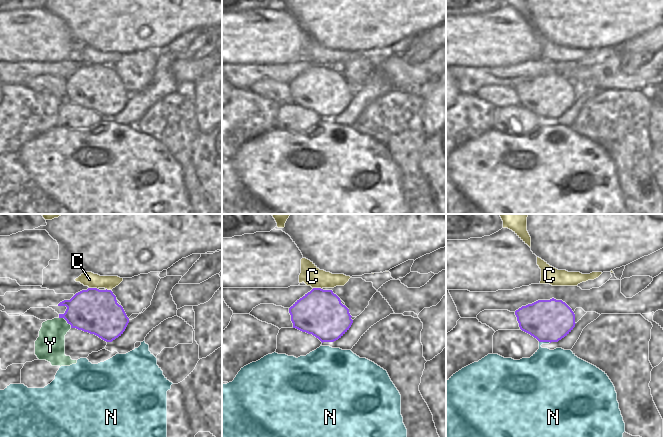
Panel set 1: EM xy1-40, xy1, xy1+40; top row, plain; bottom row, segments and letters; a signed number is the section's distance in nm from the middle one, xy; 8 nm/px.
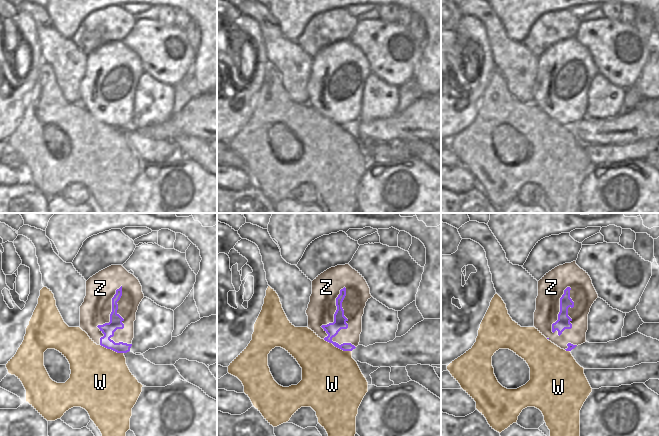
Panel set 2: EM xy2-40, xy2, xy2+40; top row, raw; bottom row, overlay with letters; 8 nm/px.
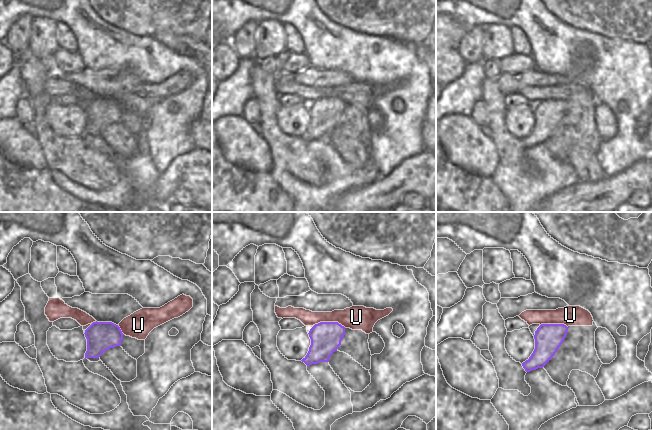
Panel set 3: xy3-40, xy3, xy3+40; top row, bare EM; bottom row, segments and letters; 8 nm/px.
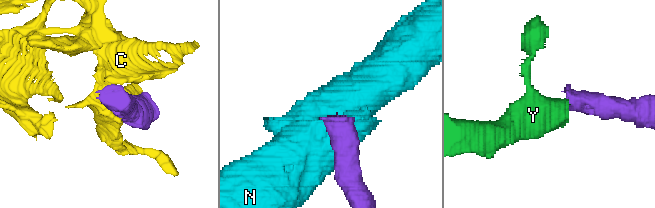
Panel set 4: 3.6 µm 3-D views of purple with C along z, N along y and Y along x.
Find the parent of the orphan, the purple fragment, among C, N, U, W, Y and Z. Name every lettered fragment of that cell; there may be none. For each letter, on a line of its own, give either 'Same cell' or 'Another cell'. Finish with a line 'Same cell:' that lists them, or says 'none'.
C: Another cell
N: Another cell
U: Another cell
W: Another cell
Y: Same cell
Z: Another cell
Same cell: Y.

